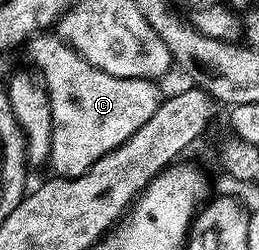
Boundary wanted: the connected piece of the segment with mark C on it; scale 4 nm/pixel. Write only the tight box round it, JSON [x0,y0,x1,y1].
[27,33,162,179]

